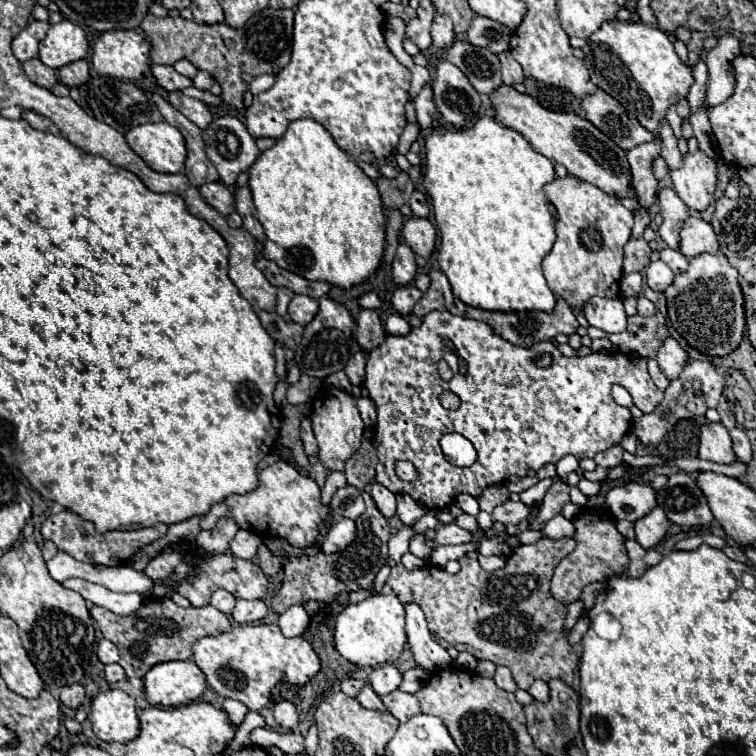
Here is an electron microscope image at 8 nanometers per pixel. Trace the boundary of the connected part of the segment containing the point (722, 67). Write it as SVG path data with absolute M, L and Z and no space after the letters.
M725 34L717 40L717 46L711 48L705 56L705 64L709 68L709 90L707 90L707 106L715 106L725 102L733 94L735 76L731 62L741 54L739 40L733 34Z

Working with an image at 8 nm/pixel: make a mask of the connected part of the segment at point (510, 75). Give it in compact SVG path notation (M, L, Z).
M507 52L499 54L499 60L501 60L503 84L513 86L513 84L519 84L519 82L523 82L523 80L525 80L525 76L523 76L523 70L521 70L519 62L517 62L517 60L513 60L513 58L511 58Z

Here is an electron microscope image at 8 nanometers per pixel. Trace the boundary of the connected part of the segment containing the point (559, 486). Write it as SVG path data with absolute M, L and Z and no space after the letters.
M553 482L553 486L547 490L543 498L541 510L537 512L537 516L531 522L531 528L539 530L547 520L557 516L565 504L569 504L569 486L565 482Z

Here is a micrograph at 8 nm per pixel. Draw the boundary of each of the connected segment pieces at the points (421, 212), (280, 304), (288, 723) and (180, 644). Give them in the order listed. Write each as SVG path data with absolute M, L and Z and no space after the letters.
M415 190L415 192L411 194L411 200L409 200L409 208L411 208L413 216L417 216L417 218L427 218L427 216L429 216L427 198L425 198L425 194L423 194L423 192L419 192L419 190Z
M279 288L279 292L277 292L277 308L275 308L275 312L279 314L279 316L285 316L285 312L287 312L287 304L289 304L289 300L293 298L295 294L291 292L291 290L287 290L287 288Z
M287 700L277 702L273 708L273 716L281 728L292 732L299 731L299 715L291 702L287 702Z
M167 596L145 602L143 608L139 608L139 612L131 616L115 616L113 612L101 606L93 606L91 616L99 624L101 634L119 648L119 654L121 654L119 664L125 668L127 676L137 676L137 678L143 678L145 672L159 662L189 660L193 642L209 634L217 636L221 632L231 630L227 616L215 610L213 606L181 608L171 600L167 600Z

